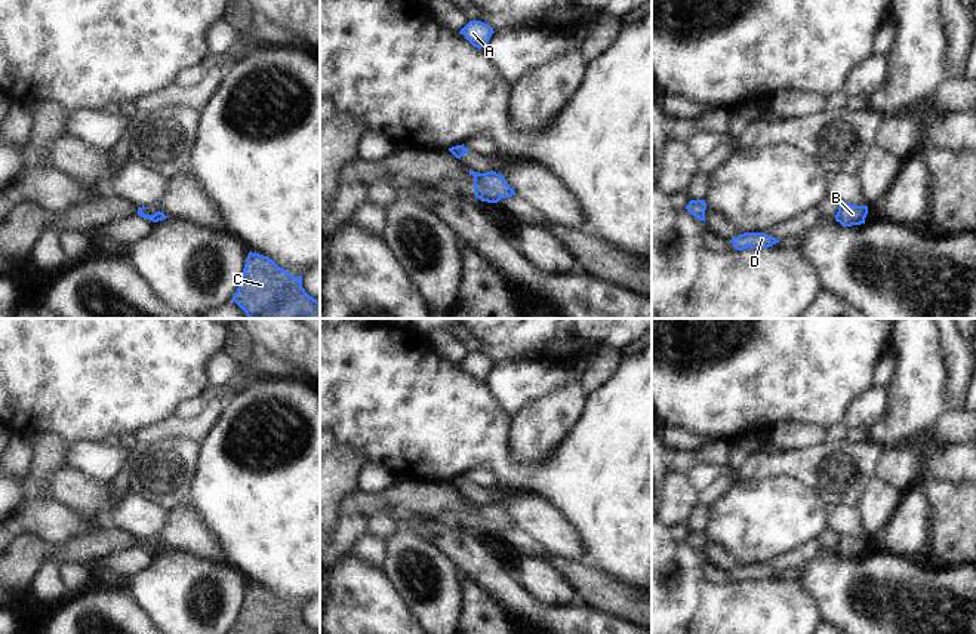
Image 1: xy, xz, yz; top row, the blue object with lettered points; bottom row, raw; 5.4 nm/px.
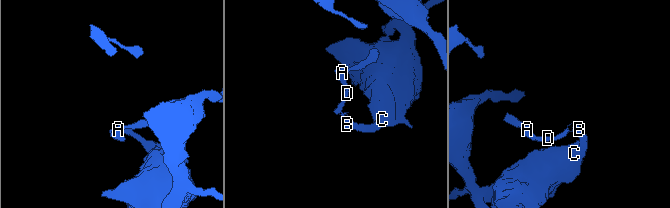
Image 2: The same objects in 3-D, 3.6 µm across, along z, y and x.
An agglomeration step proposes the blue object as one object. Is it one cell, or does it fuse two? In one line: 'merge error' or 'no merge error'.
merge error

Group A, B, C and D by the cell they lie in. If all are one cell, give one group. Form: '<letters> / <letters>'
A D / B C

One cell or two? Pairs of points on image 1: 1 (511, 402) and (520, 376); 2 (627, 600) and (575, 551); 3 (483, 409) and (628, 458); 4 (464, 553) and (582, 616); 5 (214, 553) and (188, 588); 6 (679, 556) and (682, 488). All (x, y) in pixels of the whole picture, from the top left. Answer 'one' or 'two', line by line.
1: one
2: two
3: one
4: one
5: two
6: two

